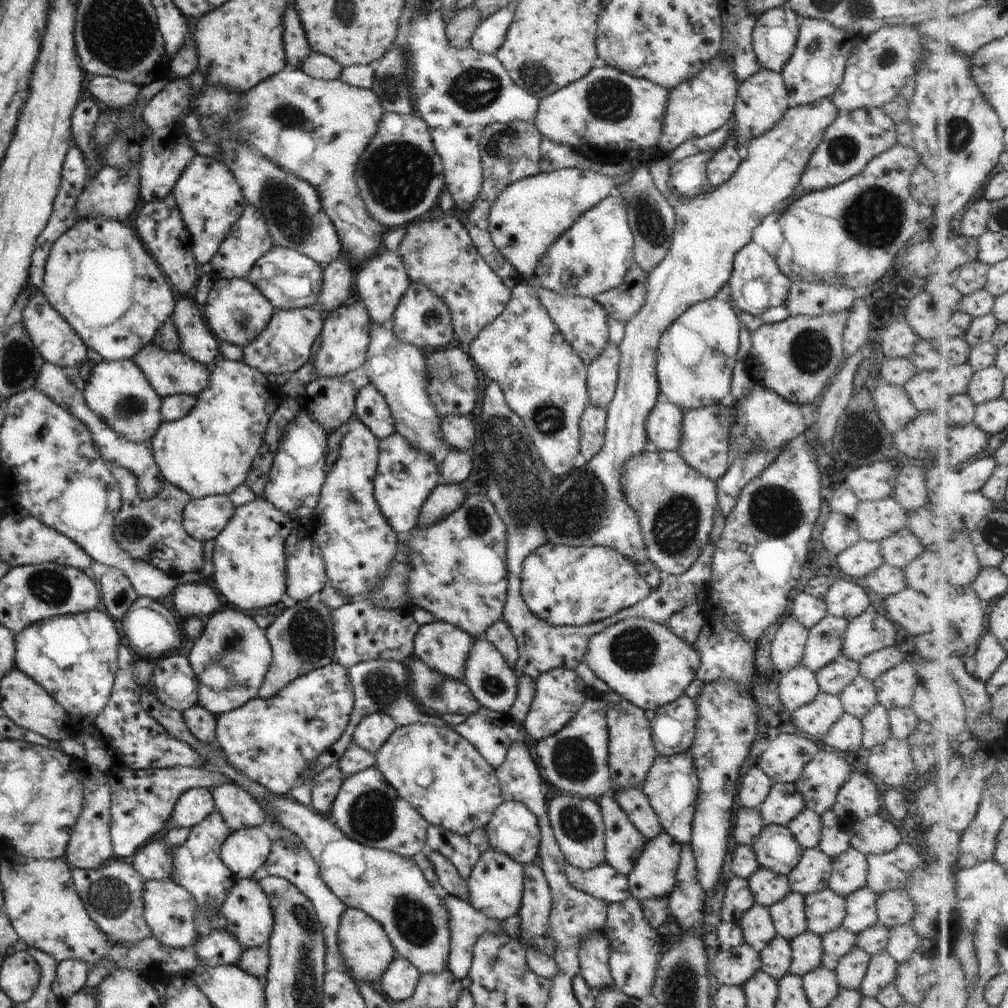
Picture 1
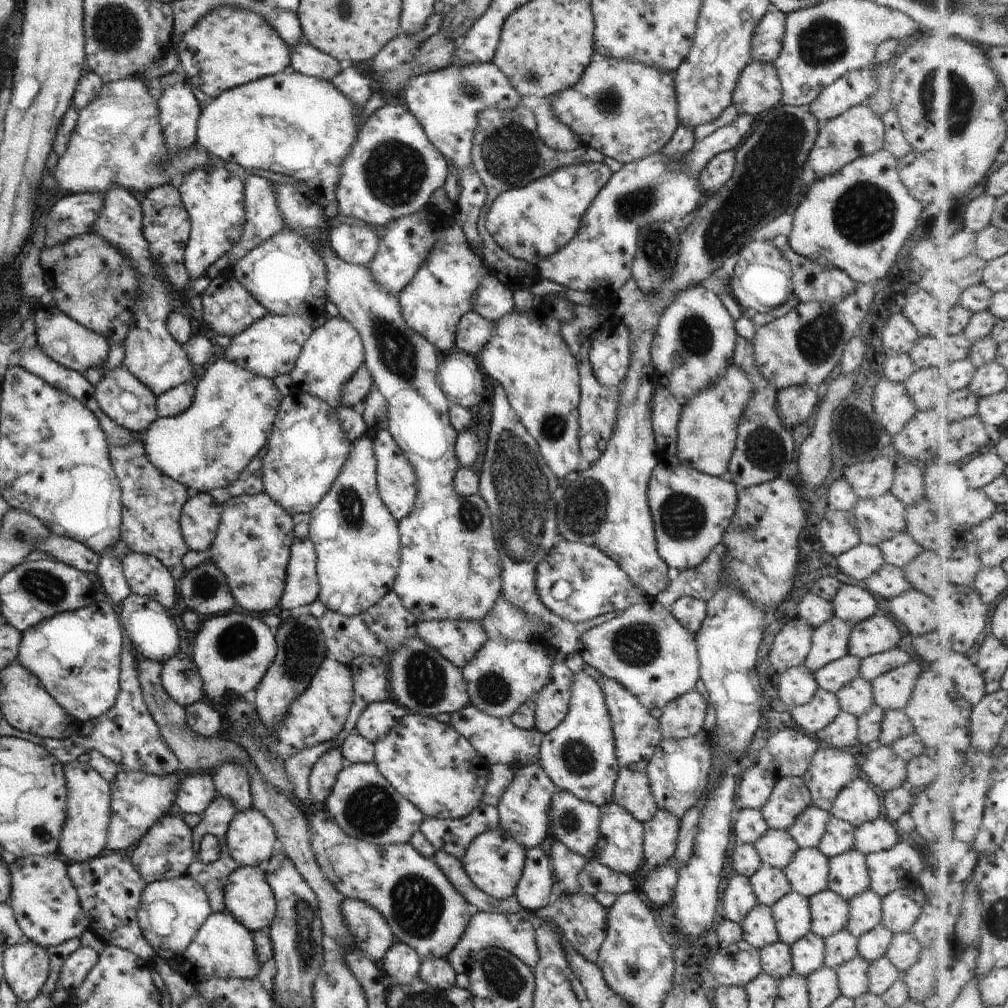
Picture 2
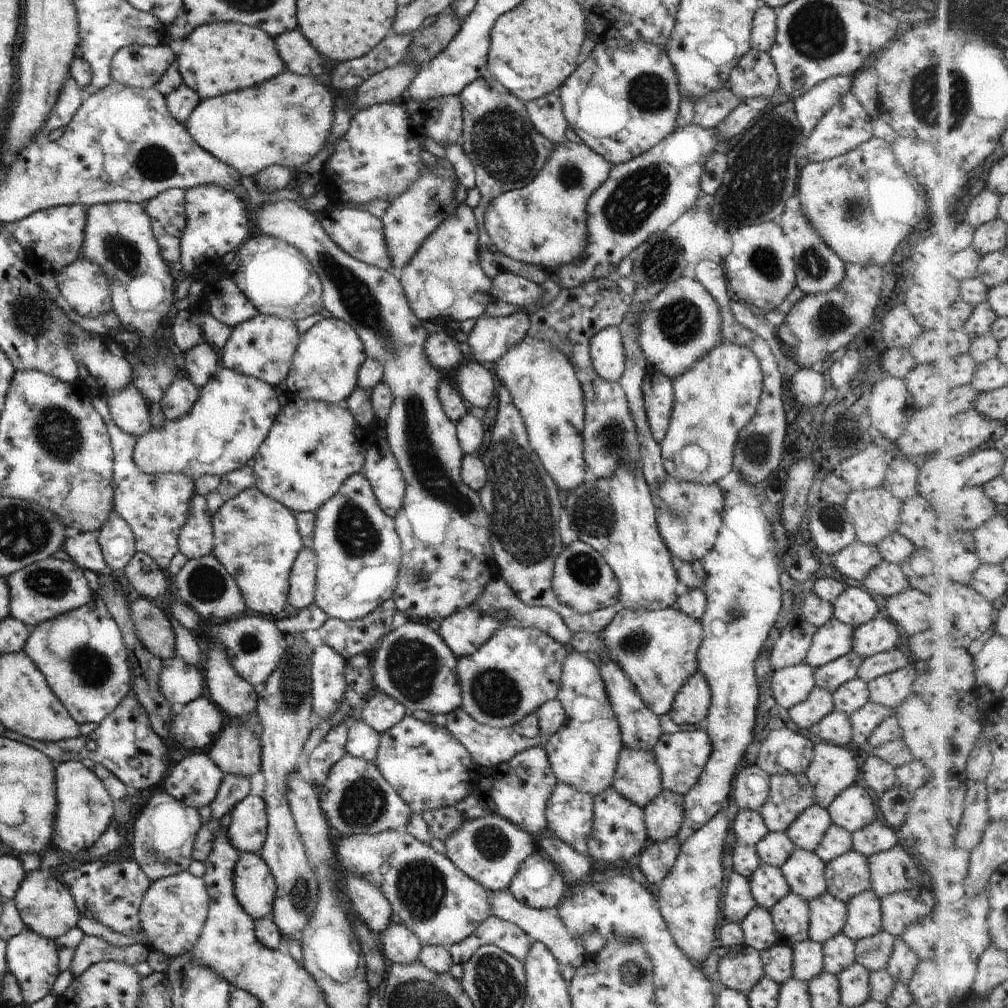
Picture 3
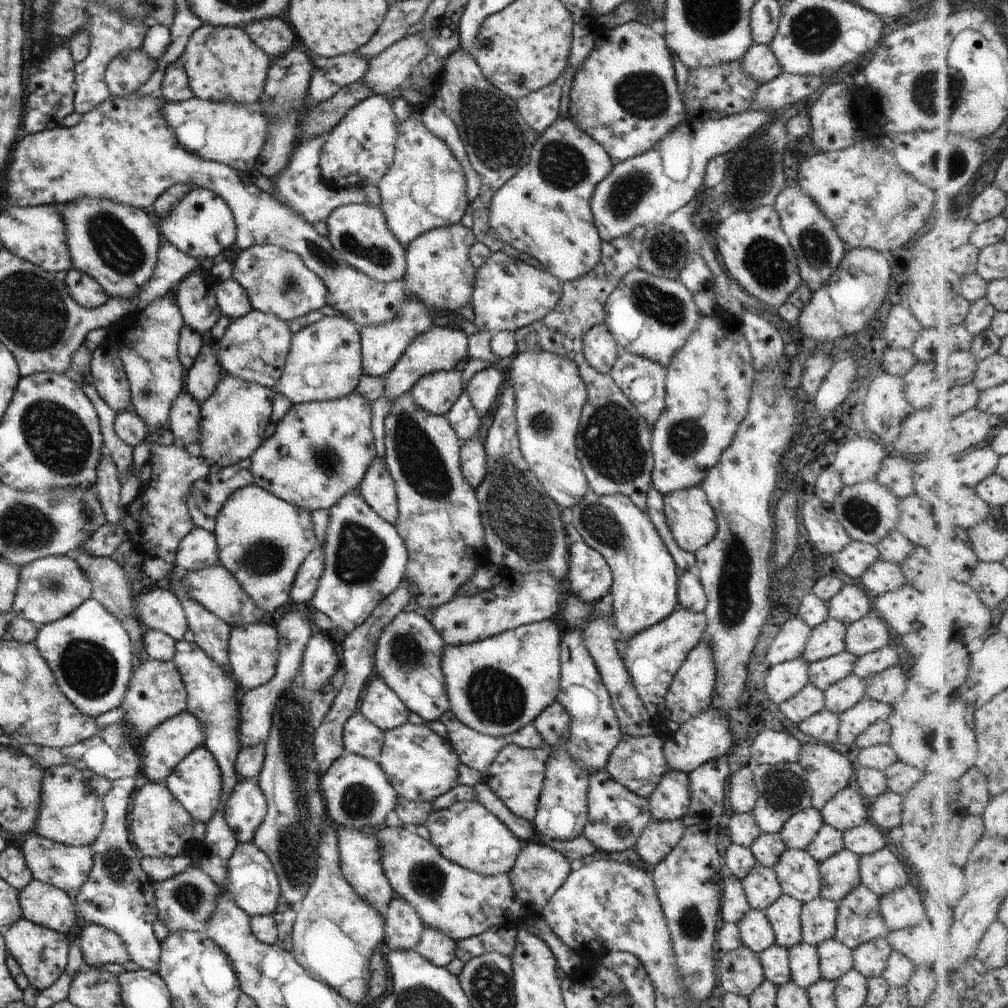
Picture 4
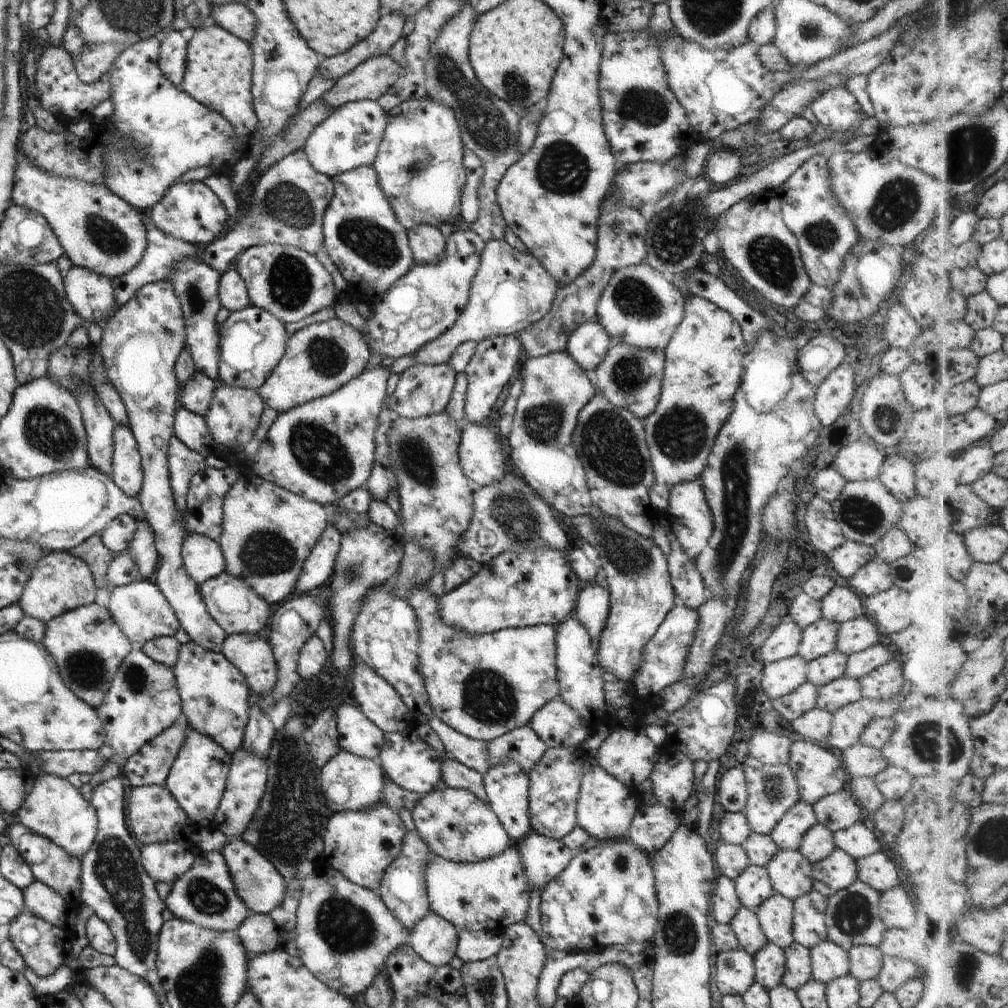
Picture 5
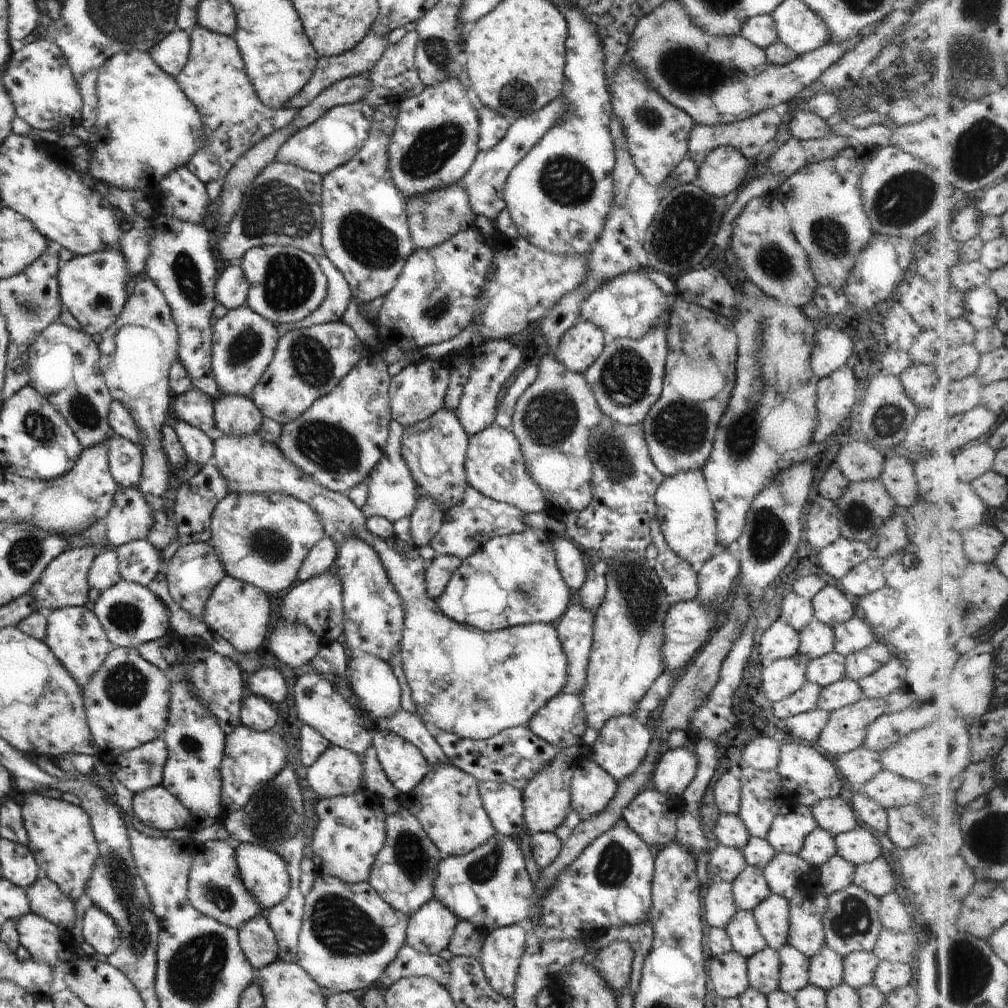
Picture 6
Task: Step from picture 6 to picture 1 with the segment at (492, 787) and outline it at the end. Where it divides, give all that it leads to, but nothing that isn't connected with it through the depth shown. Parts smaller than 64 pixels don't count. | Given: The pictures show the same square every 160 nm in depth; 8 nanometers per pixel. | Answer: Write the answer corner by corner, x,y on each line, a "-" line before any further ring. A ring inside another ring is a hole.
504,801
485,828
491,848
512,857
522,866
534,863
539,856
539,822
524,804

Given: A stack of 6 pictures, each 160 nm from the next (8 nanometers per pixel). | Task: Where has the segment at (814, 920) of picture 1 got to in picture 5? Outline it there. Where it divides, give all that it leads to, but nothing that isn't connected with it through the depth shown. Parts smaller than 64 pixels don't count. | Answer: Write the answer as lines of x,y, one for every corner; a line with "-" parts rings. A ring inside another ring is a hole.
813,887
810,892
793,901
794,943
812,949
827,941
824,914
827,899

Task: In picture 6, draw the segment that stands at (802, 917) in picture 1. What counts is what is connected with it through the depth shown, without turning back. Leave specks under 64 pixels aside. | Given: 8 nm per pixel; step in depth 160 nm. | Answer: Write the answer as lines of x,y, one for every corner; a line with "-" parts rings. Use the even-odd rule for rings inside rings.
776,894
768,896
752,911
752,916
767,947
774,951
788,944
789,911
789,901

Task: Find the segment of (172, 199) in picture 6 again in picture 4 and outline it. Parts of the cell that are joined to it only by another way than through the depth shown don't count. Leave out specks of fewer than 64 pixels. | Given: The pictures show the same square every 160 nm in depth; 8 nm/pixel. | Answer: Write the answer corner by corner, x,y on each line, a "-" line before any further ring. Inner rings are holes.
196,187
188,192
164,218
154,219
162,240
172,244
184,254
198,258
207,265
213,264
221,257
235,252
236,226
234,218
216,192

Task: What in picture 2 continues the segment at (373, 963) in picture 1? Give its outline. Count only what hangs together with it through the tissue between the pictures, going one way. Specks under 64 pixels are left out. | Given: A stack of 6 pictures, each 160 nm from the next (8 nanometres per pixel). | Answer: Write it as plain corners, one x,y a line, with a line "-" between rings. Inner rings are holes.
356,899
343,900
341,915
358,949
378,964
396,942
387,920
375,908

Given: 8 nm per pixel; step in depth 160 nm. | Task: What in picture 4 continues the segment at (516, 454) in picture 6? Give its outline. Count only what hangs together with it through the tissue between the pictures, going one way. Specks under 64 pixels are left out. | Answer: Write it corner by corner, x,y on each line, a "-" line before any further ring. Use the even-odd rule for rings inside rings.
479,435
472,436
462,442
460,448
460,467
464,480
472,486
478,488
484,481
487,472
487,455
484,442
479,439

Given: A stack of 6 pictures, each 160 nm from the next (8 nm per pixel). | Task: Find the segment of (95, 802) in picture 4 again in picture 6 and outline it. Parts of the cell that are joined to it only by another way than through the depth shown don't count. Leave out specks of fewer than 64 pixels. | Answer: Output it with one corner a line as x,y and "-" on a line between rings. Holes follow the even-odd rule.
29,792
22,802
21,818
28,834
28,848
34,856
40,875
52,880
52,883
74,902
86,895
86,884
92,876
92,868
98,858
98,844
84,808
69,804
60,798
48,798
40,792

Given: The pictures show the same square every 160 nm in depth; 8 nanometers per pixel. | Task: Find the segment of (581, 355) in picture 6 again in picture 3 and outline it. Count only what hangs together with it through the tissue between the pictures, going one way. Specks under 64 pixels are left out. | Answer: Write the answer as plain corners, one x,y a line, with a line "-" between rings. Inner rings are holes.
608,327
591,336
589,353
594,370
604,380
620,380
625,371
626,357
618,327

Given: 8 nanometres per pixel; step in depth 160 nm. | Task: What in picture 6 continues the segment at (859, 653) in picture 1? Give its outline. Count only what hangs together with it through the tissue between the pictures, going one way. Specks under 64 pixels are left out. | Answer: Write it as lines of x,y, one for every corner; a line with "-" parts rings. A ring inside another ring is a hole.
854,614
853,618
832,628
834,632
834,651
845,658
854,652
869,648
877,640
871,626

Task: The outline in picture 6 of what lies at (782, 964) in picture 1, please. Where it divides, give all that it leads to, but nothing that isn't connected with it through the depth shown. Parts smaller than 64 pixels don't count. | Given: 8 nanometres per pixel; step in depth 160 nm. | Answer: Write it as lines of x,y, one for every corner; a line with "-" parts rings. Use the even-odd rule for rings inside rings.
764,948
747,960
747,974
750,987
761,994
771,995
779,991
780,960
772,948

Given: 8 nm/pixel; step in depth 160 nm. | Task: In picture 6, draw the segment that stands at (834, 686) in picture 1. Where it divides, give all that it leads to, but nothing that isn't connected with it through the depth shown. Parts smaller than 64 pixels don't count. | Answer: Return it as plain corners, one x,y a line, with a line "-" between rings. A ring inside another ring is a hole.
838,652
812,659
806,670
808,681
822,688
843,680
845,676
845,657

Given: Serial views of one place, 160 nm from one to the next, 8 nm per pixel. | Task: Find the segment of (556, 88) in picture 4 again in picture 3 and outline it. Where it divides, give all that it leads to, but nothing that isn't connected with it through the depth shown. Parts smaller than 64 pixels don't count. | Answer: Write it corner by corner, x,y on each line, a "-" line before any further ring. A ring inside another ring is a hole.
559,91
547,94
524,103
525,110
534,125
534,128
555,145
566,141
567,128
570,128
564,113
562,113
562,101
559,97

